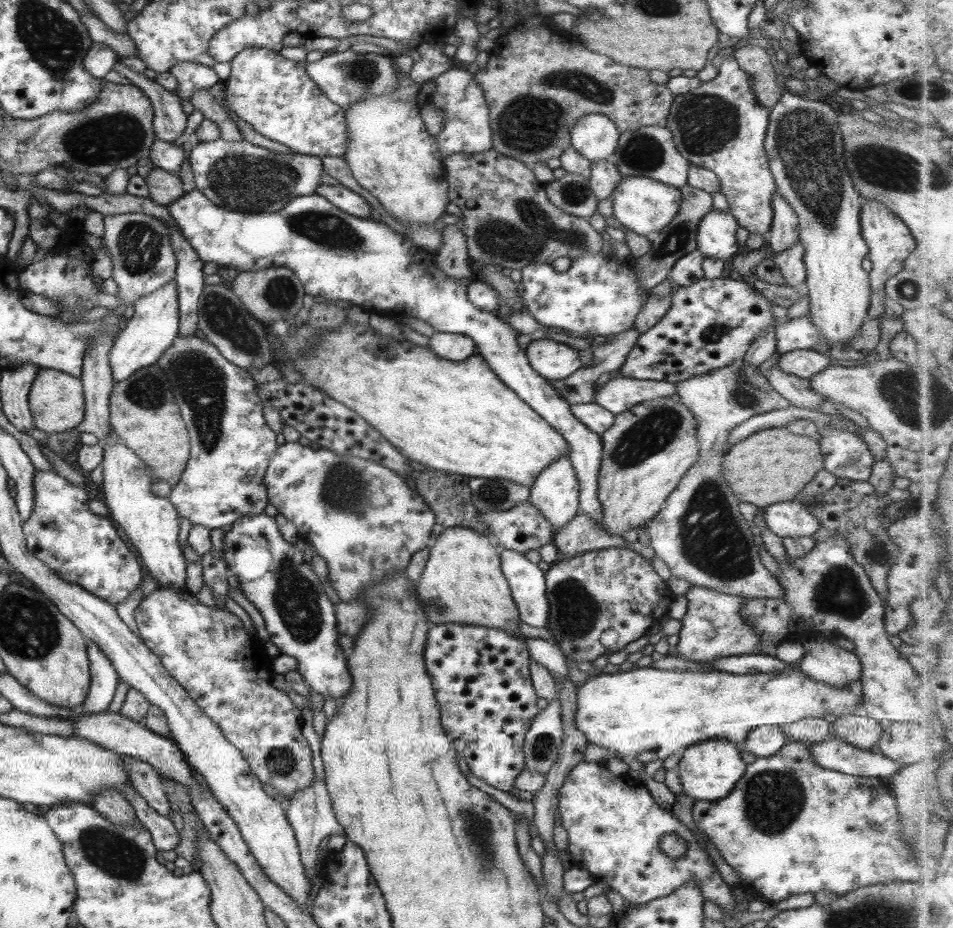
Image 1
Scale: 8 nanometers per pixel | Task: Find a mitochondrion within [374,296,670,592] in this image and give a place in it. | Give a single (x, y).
(493, 492)

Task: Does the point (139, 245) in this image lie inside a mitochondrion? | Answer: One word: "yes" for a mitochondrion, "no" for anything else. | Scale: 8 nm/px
yes

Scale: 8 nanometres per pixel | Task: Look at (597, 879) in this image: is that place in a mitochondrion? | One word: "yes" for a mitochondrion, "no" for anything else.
no

